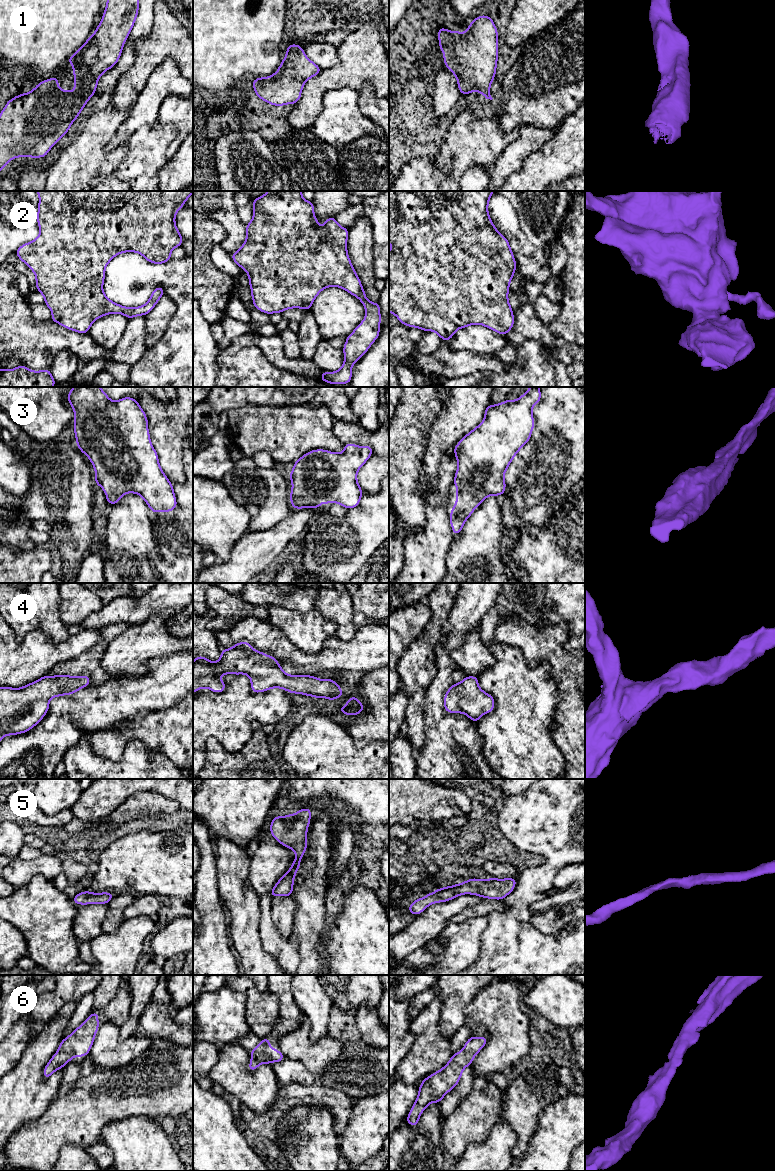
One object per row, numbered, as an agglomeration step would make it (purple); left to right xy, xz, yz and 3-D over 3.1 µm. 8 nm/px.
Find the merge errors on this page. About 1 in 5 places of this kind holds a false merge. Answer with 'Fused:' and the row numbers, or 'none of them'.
Fused: none of them

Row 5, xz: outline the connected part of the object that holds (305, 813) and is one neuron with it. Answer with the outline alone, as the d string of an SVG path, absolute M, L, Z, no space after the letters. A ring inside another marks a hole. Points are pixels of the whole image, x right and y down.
M310 808L299 809L296 814L288 814L283 817L277 815L271 821L270 824L270 833L276 839L277 842L283 846L290 848L295 851L296 858L294 859L290 869L284 874L278 882L275 884L273 889L270 891L271 898L274 896L290 896L292 897L293 884L295 874L299 871L299 866L301 864L301 858L307 850L307 831L309 823L311 820L312 810Z

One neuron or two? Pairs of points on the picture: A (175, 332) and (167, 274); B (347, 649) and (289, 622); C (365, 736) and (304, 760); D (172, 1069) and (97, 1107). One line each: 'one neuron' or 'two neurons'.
A: one neuron
B: two neurons
C: two neurons
D: one neuron

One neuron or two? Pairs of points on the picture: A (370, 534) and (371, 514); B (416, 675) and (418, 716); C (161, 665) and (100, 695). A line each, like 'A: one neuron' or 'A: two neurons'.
A: two neurons
B: one neuron
C: one neuron

